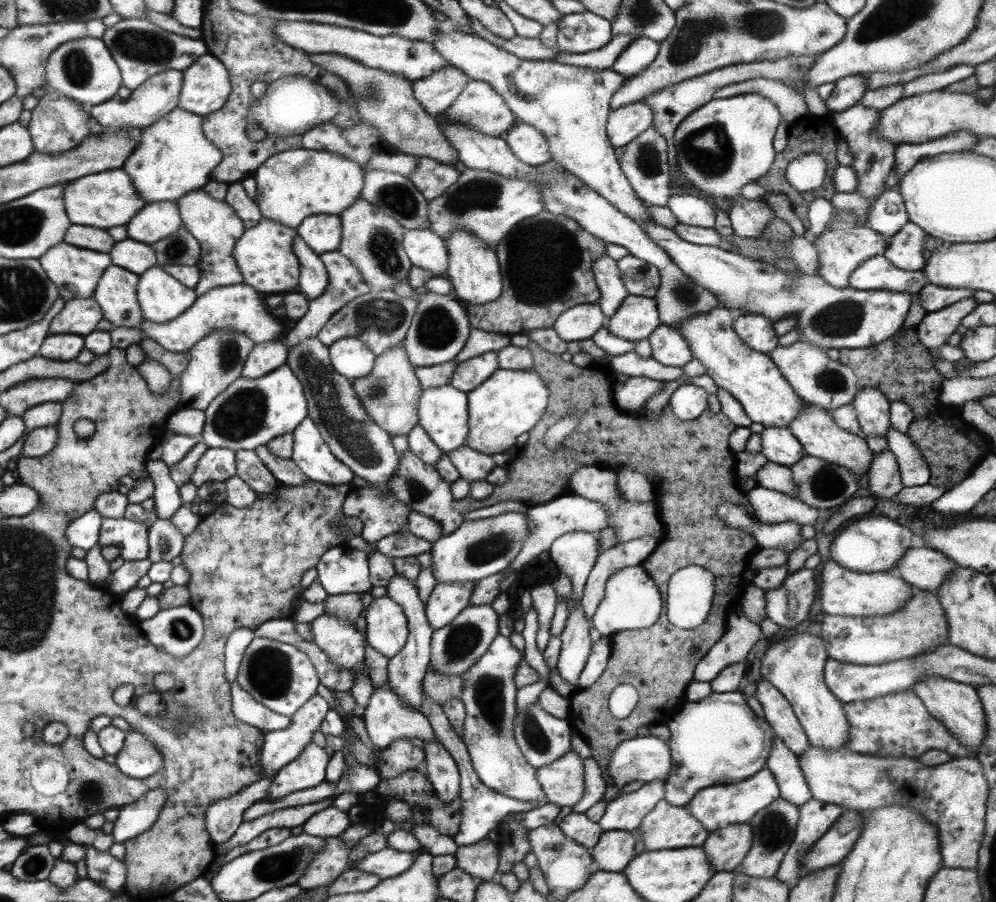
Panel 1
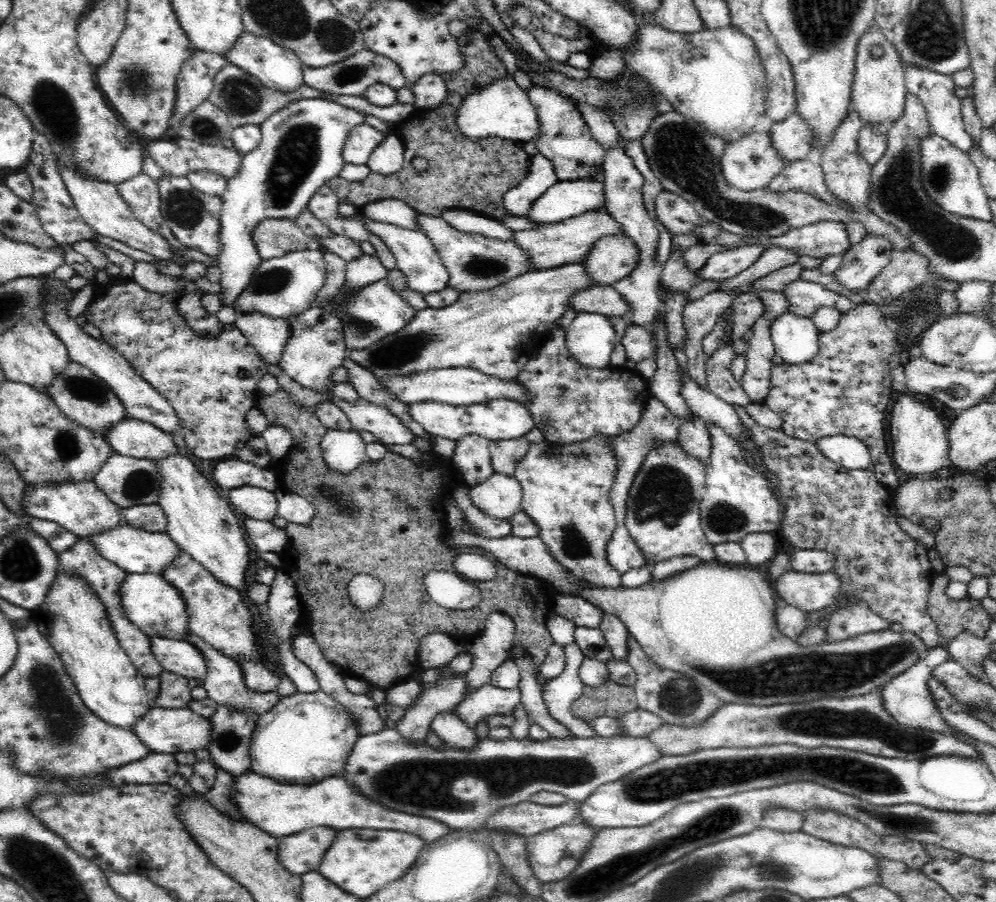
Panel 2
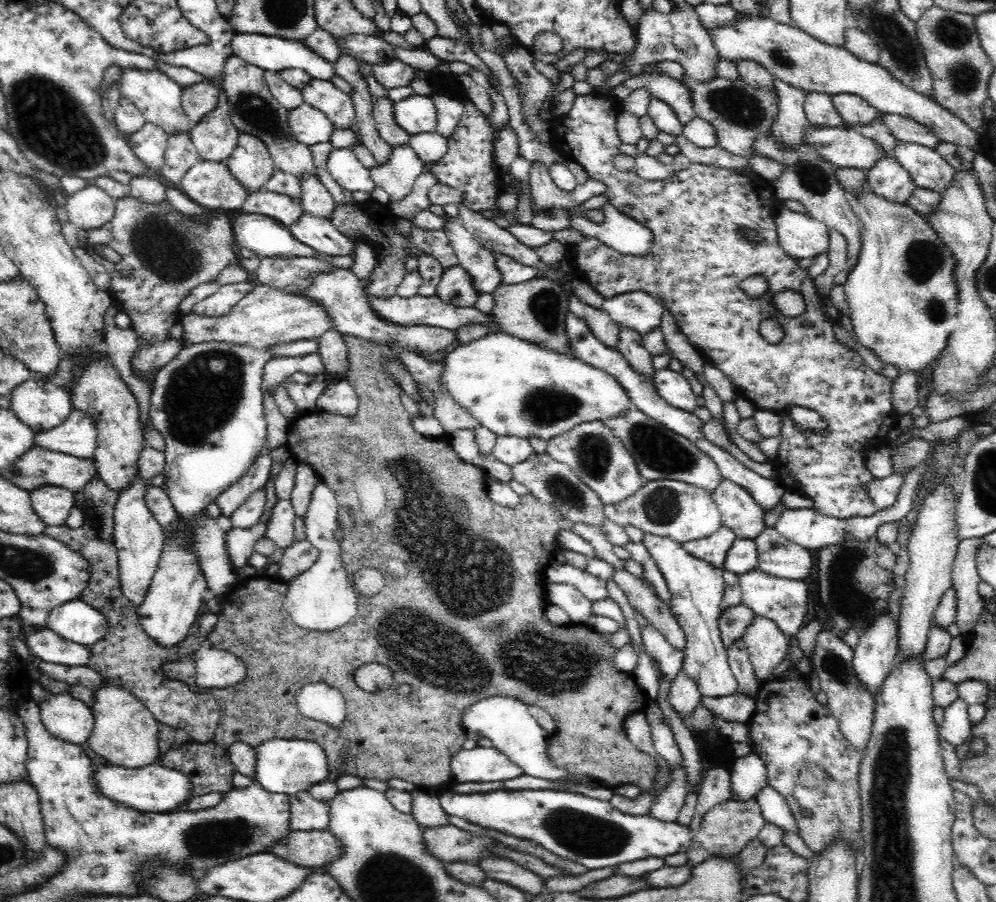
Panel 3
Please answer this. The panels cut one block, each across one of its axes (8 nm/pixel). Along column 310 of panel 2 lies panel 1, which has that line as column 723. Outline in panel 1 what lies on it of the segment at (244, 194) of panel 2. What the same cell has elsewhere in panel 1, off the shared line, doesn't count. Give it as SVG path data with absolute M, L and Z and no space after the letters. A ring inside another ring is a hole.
M741 94L741 96L733 96L733 98L717 98L717 100L703 104L699 110L691 112L675 130L675 146L677 146L675 158L677 158L679 170L683 172L683 176L687 176L689 184L693 188L697 188L699 192L703 192L707 196L731 200L731 210L727 212L727 218L731 220L731 230L737 236L761 238L765 228L773 220L773 210L769 210L765 202L745 200L745 198L741 198L739 190L745 184L755 182L757 178L761 178L763 174L769 172L769 168L777 156L775 148L773 148L773 138L775 138L775 132L781 122L783 122L783 116L769 98L763 98L759 94Z

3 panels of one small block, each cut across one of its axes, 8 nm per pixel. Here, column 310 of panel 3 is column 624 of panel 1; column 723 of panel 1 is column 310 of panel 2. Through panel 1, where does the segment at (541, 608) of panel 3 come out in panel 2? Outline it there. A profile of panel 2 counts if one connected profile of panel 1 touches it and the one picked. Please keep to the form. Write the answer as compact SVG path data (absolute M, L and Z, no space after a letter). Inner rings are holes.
M284 390L274 396L260 394L256 408L266 414L268 424L284 426L294 436L288 454L274 466L278 488L304 496L316 508L316 516L308 526L296 524L286 528L292 538L292 548L286 550L288 560L284 560L282 570L294 582L304 608L304 616L292 632L292 638L300 632L308 632L316 644L320 644L326 660L338 664L344 676L354 676L374 688L390 690L394 684L414 678L420 670L418 648L426 634L442 632L464 642L484 630L484 622L490 614L502 612L516 624L514 646L522 644L528 654L532 654L534 674L538 676L538 664L542 664L548 656L548 648L554 644L546 628L554 594L546 582L508 570L492 552L480 546L452 550L442 542L448 530L444 512L446 494L454 486L464 486L454 462L444 464L438 454L430 452L422 454L424 460L416 466L408 458L388 450L380 464L360 466L350 476L336 476L324 466L322 440L328 428L324 428L318 416L298 410ZM392 496L398 496L398 500L392 500ZM338 506L354 508L354 518L346 518L348 514L342 514ZM462 554L486 556L498 568L498 576L488 582L476 582L482 590L478 606L470 610L440 608L426 592L424 578L430 570L456 572L454 560ZM356 574L370 574L384 584L382 608L368 614L354 610L346 588Z

